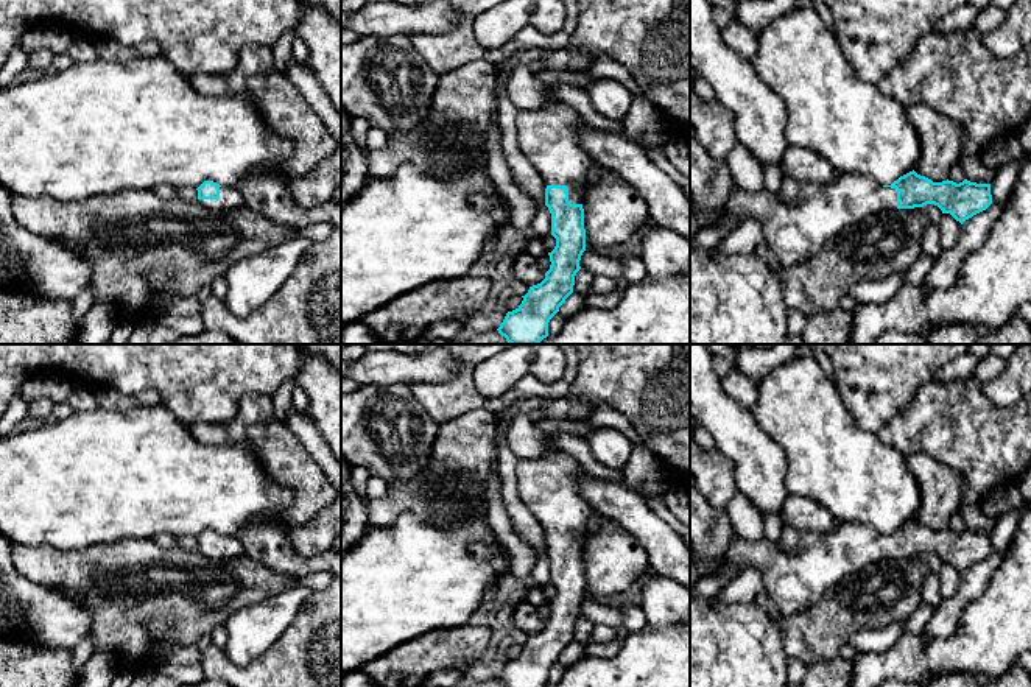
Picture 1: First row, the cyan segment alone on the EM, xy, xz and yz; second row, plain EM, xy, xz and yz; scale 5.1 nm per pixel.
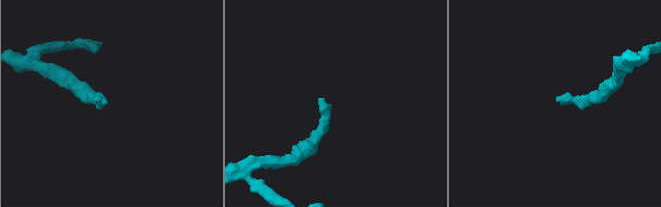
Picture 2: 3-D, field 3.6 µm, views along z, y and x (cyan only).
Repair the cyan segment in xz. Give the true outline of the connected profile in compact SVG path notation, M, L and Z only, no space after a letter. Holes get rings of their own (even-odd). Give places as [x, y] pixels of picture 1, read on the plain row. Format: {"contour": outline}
{"contour": "M558 452L517 461L517 492L542 525L556 595L545 628L530 636L522 653L497 678L505 687L547 687L548 671L573 642L586 600L584 558L593 506L579 494L582 466Z"}

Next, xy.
{"contour": "M204 530L196 539L198 550L209 559L232 559L243 555L243 545L237 536Z"}

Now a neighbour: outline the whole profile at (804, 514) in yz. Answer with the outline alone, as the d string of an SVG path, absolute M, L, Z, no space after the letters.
M786 495L779 514L783 525L801 533L829 533L836 527L836 519L827 508L802 495Z

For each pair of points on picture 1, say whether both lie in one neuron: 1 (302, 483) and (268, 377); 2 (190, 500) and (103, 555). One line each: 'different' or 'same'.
1: different
2: different

